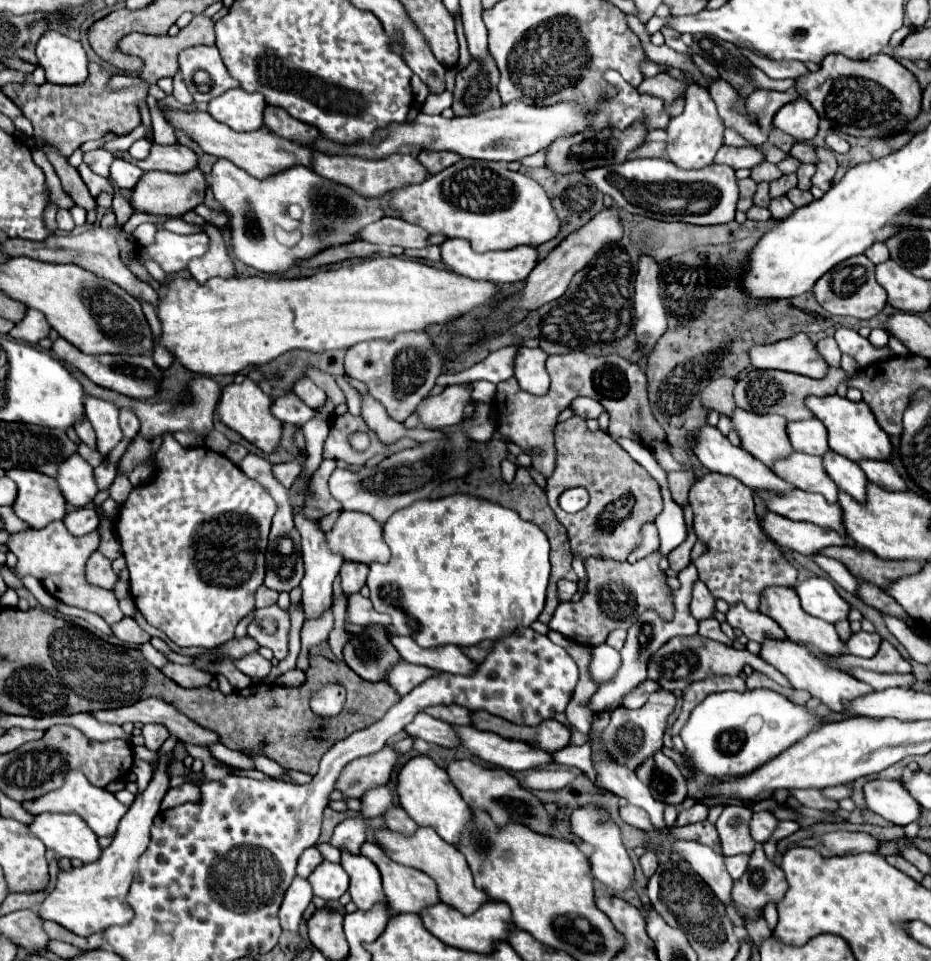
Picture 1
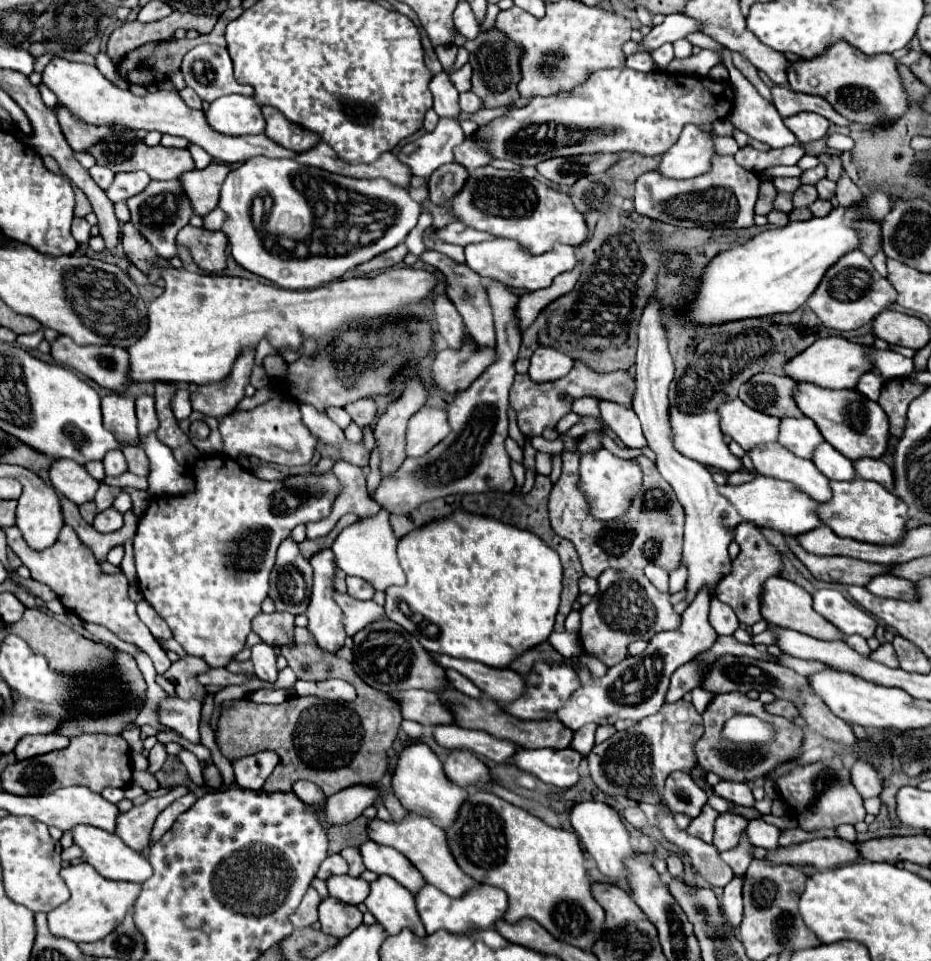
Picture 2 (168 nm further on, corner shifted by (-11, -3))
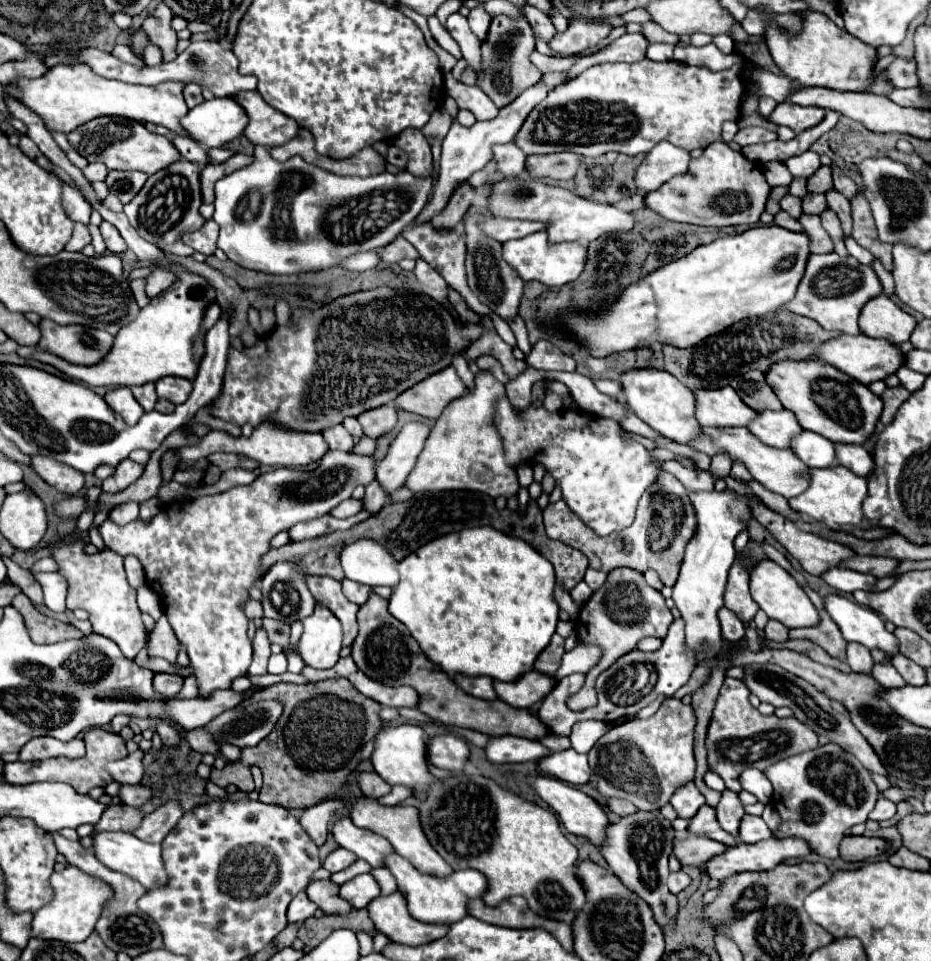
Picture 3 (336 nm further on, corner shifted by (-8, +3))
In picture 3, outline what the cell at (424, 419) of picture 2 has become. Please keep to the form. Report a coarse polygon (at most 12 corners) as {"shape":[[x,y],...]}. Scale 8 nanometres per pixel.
{"shape":[[408,423],[378,463],[376,481],[390,497],[402,489],[430,427]]}

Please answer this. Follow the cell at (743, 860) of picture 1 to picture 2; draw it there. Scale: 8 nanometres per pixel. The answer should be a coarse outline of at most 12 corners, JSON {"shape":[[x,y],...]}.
{"shape":[[743,875],[725,887],[721,909],[733,931],[743,915]]}

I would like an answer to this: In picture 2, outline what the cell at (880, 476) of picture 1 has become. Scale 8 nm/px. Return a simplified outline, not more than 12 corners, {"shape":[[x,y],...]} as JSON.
{"shape":[[881,459],[853,461],[861,479],[893,491],[893,471]]}

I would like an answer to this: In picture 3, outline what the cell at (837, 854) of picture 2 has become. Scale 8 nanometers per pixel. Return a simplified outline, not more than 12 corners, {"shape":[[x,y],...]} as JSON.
{"shape":[[770,837],[738,843],[704,865],[722,881],[744,871],[768,871],[804,857],[802,839]]}

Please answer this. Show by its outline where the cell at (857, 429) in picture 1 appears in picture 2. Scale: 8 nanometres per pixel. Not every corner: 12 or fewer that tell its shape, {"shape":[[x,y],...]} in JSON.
{"shape":[[799,383],[795,403],[851,461],[881,459],[889,419],[855,389]]}

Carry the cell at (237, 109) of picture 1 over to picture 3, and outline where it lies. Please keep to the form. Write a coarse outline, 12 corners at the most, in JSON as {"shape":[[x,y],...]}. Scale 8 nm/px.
{"shape":[[234,99],[190,109],[180,125],[194,143],[214,149],[248,123]]}

